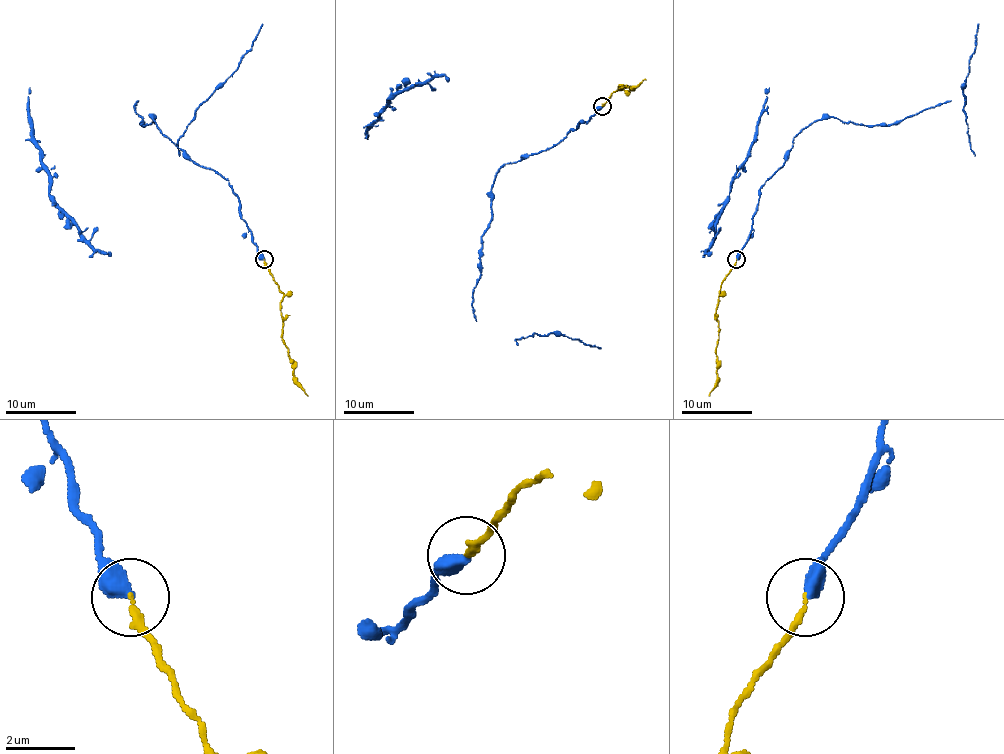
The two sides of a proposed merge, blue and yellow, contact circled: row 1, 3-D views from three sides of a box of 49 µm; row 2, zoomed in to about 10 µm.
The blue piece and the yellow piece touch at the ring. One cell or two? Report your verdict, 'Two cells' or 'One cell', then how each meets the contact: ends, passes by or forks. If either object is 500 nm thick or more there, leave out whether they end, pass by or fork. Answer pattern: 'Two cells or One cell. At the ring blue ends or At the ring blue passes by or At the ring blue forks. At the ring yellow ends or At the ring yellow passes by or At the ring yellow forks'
One cell. At the ring blue ends. At the ring yellow ends

